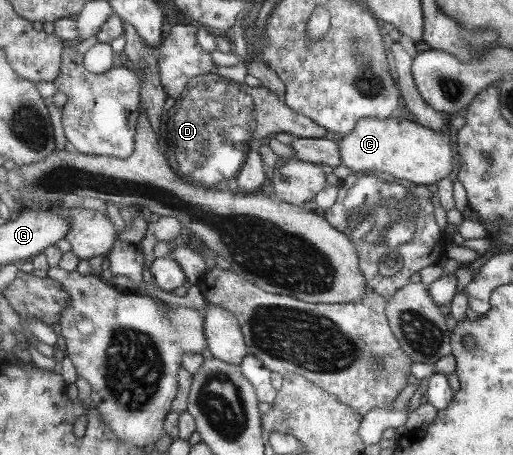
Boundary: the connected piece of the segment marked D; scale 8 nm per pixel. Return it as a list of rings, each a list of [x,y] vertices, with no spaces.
[[[214,71],[206,74],[194,75],[185,83],[183,91],[179,93],[178,97],[174,101],[175,104],[168,111],[165,111],[160,119],[160,124],[158,127],[159,133],[159,142],[163,147],[163,152],[167,158],[168,165],[171,166],[172,172],[177,173],[179,178],[183,178],[184,181],[187,181],[189,185],[196,185],[197,187],[214,188],[216,186],[221,186],[224,182],[231,182],[235,177],[237,177],[238,172],[244,165],[244,161],[247,159],[248,151],[250,147],[248,144],[253,140],[258,140],[261,138],[267,139],[267,136],[277,133],[290,133],[296,138],[307,138],[307,139],[317,139],[330,136],[327,133],[326,129],[323,129],[320,125],[317,125],[311,118],[305,117],[296,111],[289,109],[287,105],[284,104],[284,101],[280,101],[277,98],[275,92],[267,90],[264,86],[247,86],[244,83],[237,83],[233,80],[225,79],[224,77],[219,77]]]

